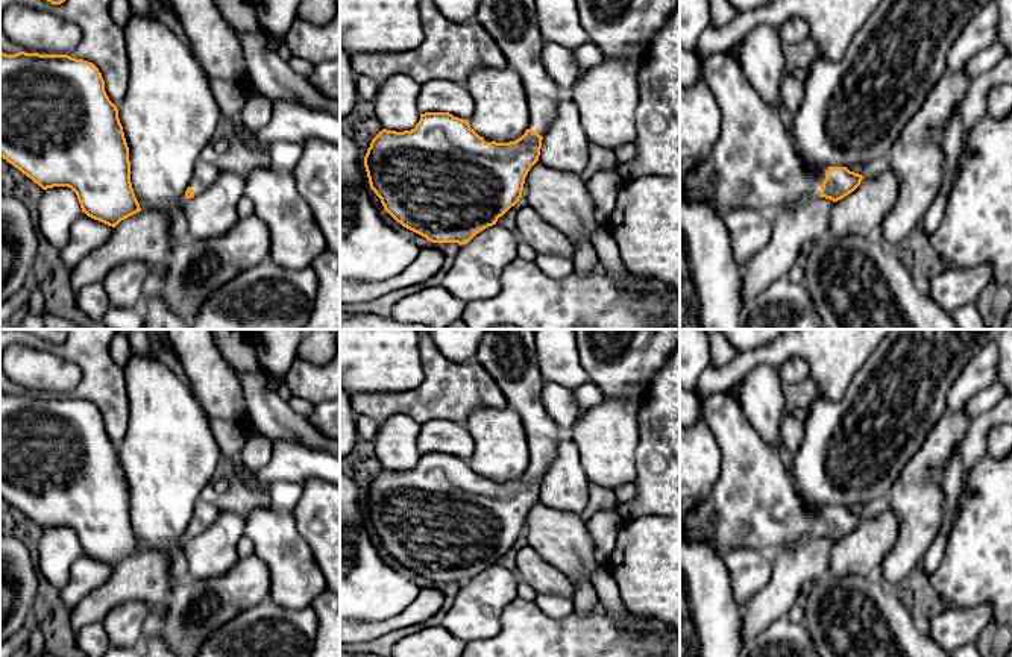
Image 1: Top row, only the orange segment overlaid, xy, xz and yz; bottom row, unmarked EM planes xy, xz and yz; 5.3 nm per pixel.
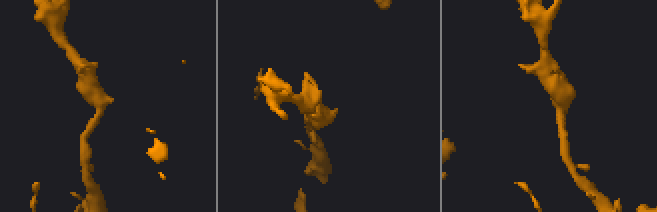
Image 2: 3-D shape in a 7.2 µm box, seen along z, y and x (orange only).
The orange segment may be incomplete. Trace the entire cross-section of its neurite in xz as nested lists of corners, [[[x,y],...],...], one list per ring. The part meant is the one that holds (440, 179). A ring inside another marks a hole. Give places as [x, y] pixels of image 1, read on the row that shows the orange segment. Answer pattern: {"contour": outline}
{"contour": [[[481,0],[473,20],[495,38],[523,82],[530,106],[525,134],[510,143],[486,143],[469,121],[449,112],[425,112],[411,130],[382,129],[364,156],[370,188],[384,209],[431,243],[466,244],[519,202],[525,178],[539,161],[543,135],[564,99],[542,59],[546,41],[539,29],[536,0]]]}

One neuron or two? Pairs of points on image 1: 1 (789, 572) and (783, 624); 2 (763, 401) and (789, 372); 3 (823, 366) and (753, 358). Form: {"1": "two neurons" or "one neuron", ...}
{"1": "two neurons", "2": "two neurons", "3": "one neuron"}

